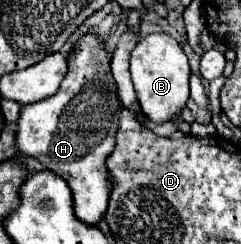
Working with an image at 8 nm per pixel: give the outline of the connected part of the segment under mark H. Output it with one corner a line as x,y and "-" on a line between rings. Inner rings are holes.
87,31
77,41
77,47
67,61
69,61
69,71
67,71
59,91
37,103
23,105
21,117
17,121
17,125
19,125
17,149
21,155
33,157
49,171
61,175
73,191
75,215
87,225
97,225
107,211
107,199
111,195
111,177
105,167
105,159
115,149
115,133
119,127
119,113
121,113
123,105
119,101
117,87
115,87
115,81
111,75
111,53
105,49
105,43
99,39
97,33

